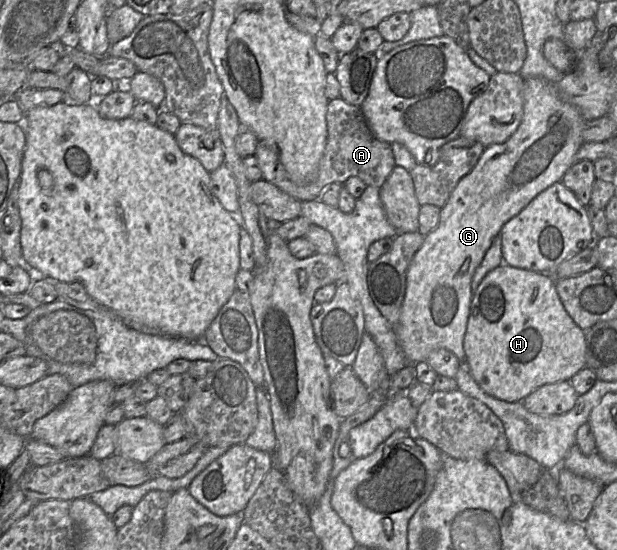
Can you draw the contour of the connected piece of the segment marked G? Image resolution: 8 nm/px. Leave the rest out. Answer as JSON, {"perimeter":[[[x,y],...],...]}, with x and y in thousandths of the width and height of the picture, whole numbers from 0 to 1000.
{"perimeter":[[[865,140],[849,144],[848,158],[848,213],[838,236],[815,260],[799,262],[786,269],[768,305],[754,318],[733,347],[726,365],[715,378],[710,409],[687,429],[686,444],[671,462],[658,500],[658,529],[652,551],[648,575],[639,595],[645,624],[656,644],[663,662],[690,656],[694,644],[707,635],[720,633],[731,638],[747,658],[754,656],[752,613],[762,573],[762,551],[765,540],[763,511],[771,487],[780,478],[788,456],[797,444],[799,435],[812,422],[815,409],[849,380],[874,351],[901,331],[909,331],[916,313],[932,295],[932,282],[947,260],[943,236],[948,220],[938,200],[922,185],[914,184],[904,167],[903,151],[890,149],[880,142]]]}

